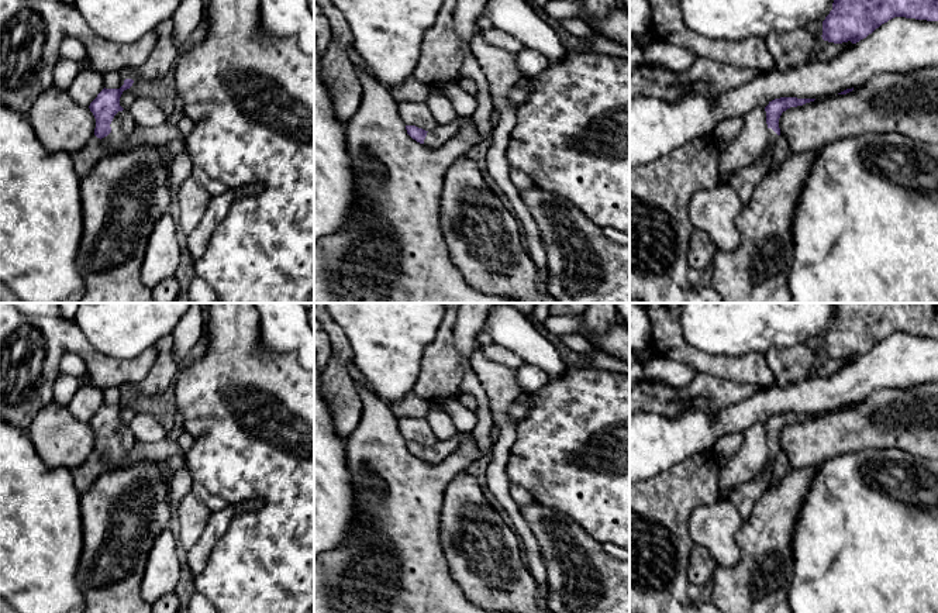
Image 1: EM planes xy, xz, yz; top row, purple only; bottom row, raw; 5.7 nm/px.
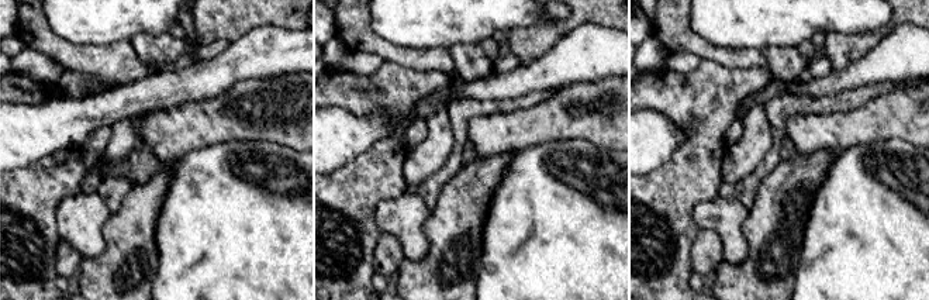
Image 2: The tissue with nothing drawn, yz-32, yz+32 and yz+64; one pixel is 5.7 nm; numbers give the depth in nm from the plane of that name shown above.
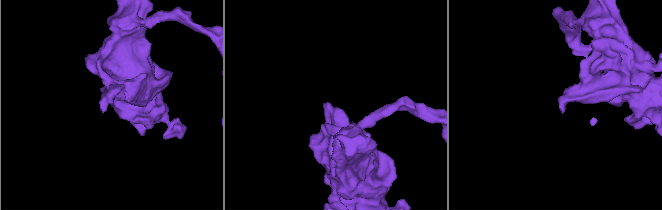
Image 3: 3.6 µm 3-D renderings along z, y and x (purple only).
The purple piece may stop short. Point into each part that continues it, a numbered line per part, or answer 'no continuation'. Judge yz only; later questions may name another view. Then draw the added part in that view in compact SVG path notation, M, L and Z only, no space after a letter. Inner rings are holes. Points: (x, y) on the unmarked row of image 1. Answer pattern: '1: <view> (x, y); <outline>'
1: yz (744, 498); M769 444L769 458L766 461L765 469L752 481L742 483L735 490L728 493L728 500L738 509L744 521L751 519L753 506L766 490L772 472L772 465L779 452L780 451Z

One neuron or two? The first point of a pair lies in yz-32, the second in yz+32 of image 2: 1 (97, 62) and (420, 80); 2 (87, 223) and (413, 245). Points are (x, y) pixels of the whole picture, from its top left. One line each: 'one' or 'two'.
1: two
2: one

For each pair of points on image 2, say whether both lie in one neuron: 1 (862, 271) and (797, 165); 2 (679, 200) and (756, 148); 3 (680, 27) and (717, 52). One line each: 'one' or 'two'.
1: two
2: two
3: one

